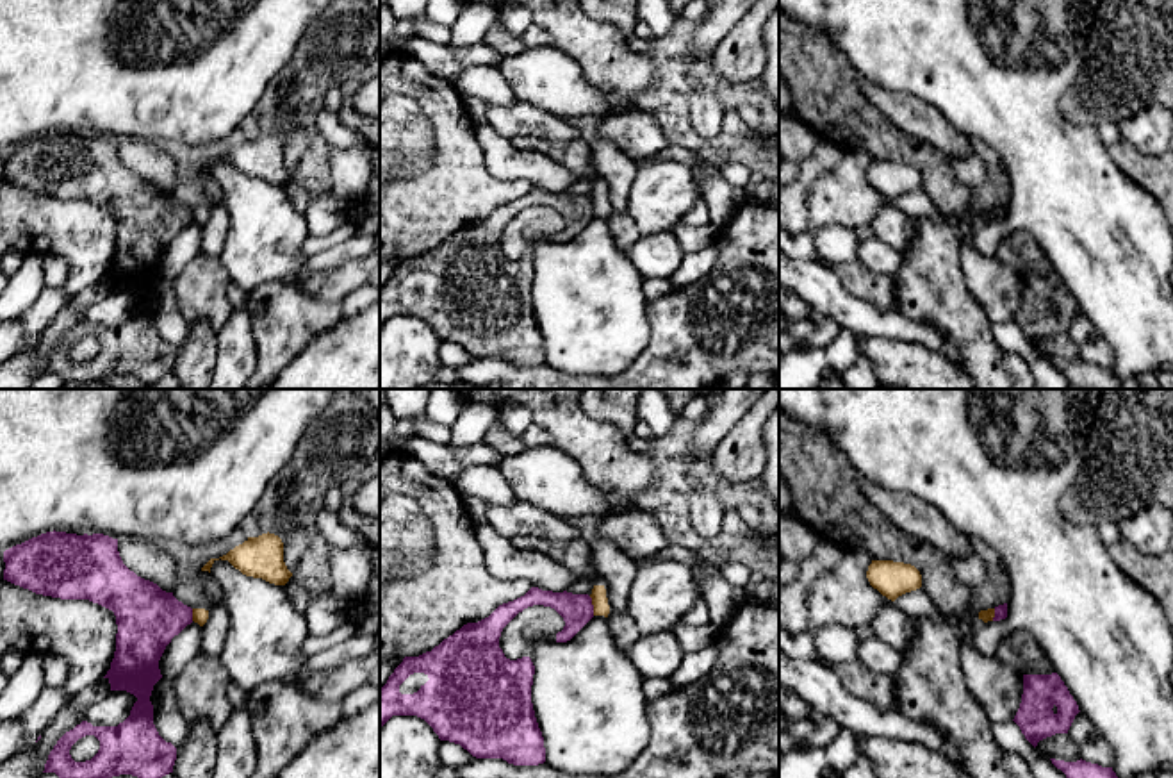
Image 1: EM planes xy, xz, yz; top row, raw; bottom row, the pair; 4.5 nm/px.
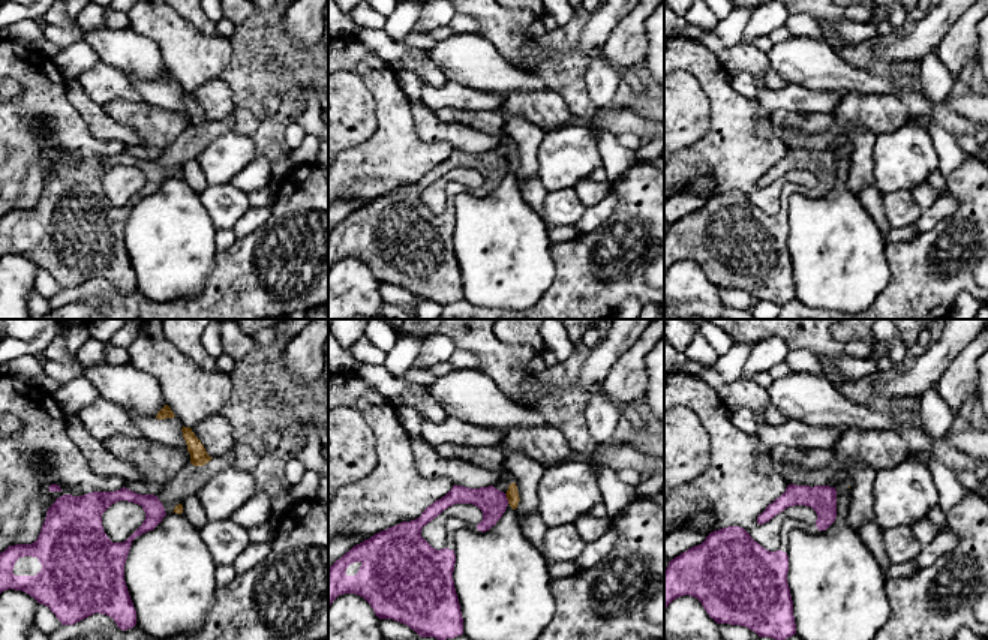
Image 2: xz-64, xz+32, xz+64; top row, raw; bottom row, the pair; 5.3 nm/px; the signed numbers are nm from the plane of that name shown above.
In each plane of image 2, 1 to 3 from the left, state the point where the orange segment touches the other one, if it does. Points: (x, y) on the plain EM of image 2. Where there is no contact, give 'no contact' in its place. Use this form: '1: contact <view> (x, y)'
1: no contact
2: contact xz+32 (505, 162)
3: no contact

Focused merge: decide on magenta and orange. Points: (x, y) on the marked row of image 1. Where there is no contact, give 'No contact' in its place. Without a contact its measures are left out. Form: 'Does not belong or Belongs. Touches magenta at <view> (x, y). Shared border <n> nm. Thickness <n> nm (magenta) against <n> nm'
Does not belong. Touches magenta at xz (592, 605). Shared border 90 nm. Thickness 140 nm (magenta) against 70 nm

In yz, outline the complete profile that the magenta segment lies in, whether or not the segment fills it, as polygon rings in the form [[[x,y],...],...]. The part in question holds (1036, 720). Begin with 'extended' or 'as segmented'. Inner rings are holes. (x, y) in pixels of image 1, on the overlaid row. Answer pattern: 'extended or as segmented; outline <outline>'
as segmented; outline [[[1057,673],[1023,675],[1023,694],[1014,723],[1036,748],[1055,733],[1068,733],[1079,705]]]

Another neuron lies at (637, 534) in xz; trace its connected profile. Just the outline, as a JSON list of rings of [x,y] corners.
[[[636,507],[604,516],[599,534],[635,562],[654,559],[669,544],[656,517]]]

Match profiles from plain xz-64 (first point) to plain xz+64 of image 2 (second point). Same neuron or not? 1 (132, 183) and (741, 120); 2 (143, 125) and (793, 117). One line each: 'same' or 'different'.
1: same
2: same

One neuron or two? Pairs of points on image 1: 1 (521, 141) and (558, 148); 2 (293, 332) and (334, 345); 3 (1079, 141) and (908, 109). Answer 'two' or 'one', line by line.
1: one
2: two
3: two

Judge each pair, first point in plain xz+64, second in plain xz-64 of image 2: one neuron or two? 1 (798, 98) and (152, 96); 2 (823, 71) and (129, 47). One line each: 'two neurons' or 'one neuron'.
1: two neurons
2: one neuron

